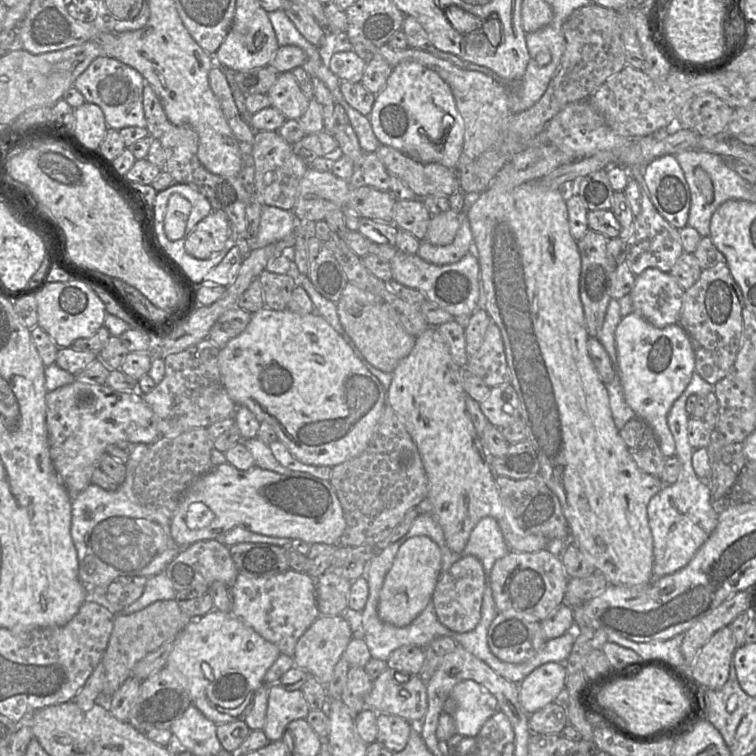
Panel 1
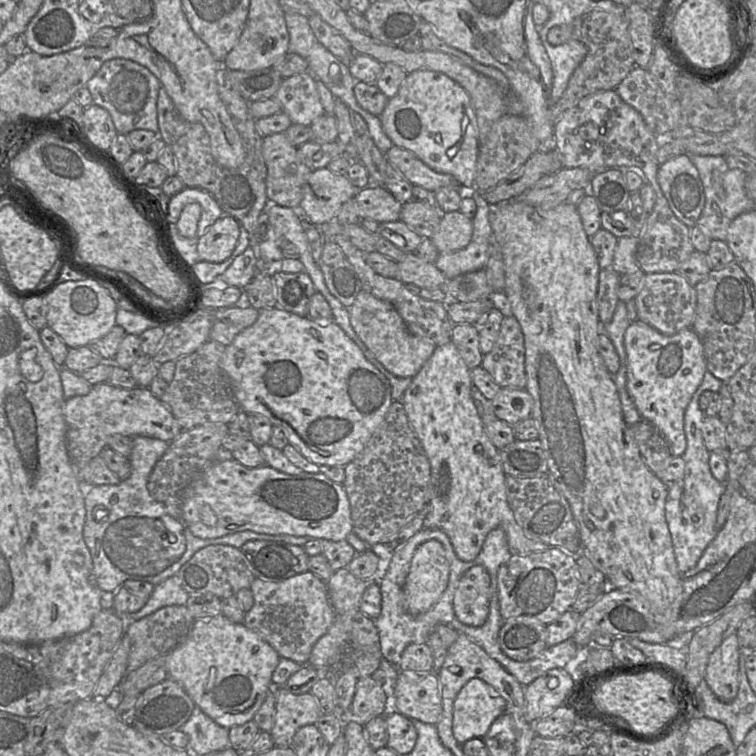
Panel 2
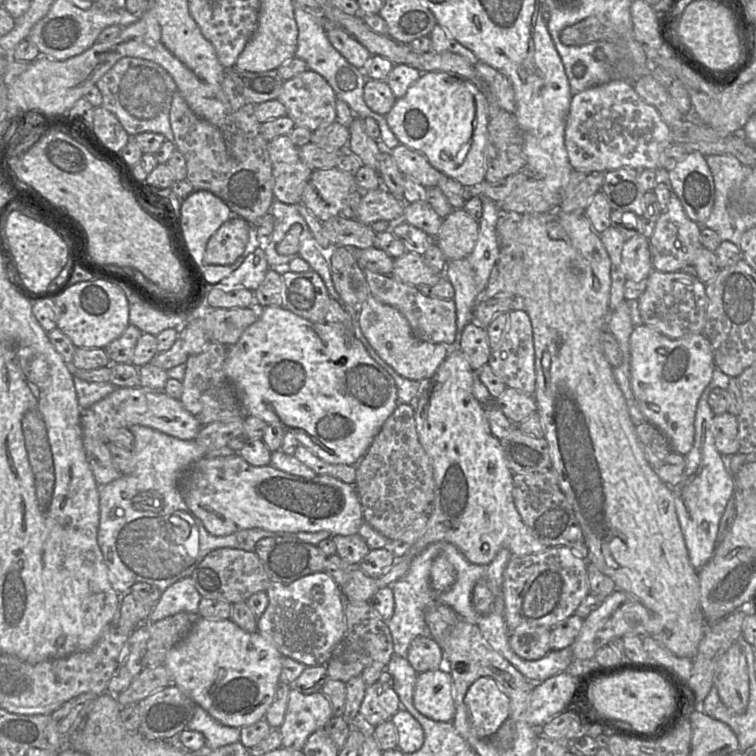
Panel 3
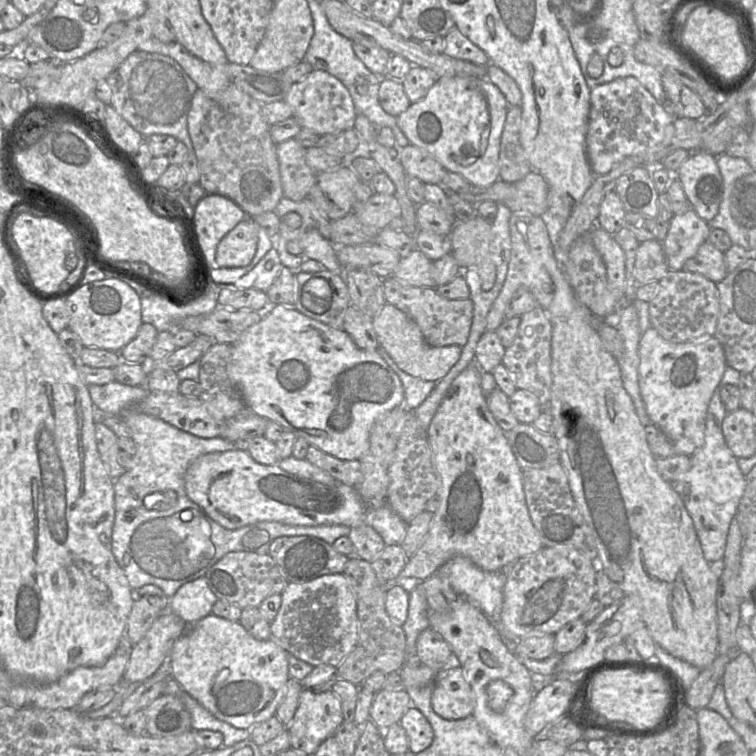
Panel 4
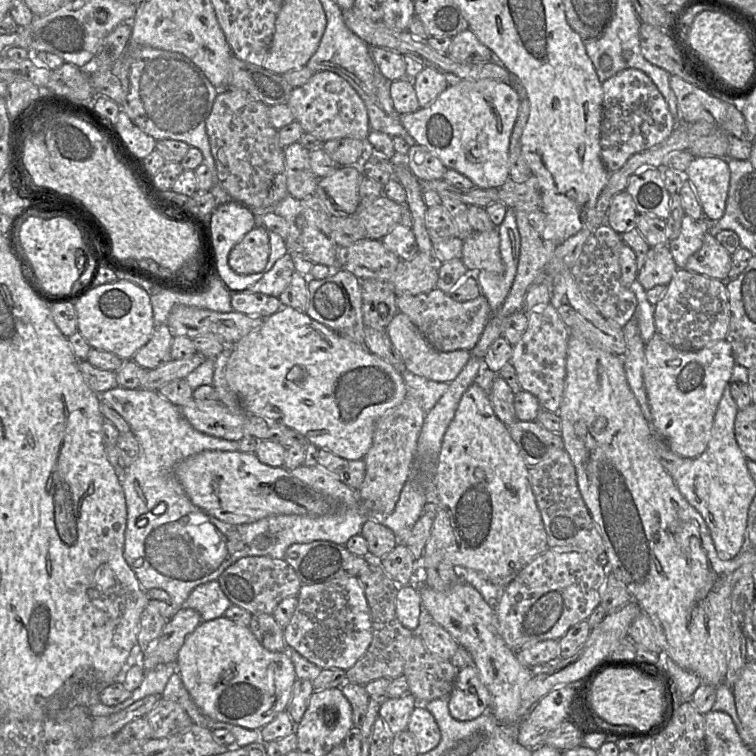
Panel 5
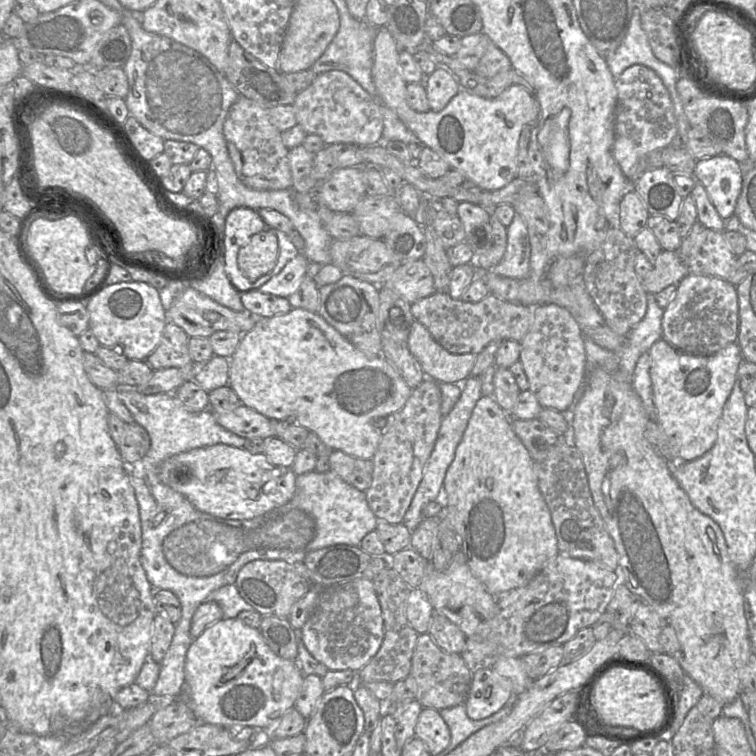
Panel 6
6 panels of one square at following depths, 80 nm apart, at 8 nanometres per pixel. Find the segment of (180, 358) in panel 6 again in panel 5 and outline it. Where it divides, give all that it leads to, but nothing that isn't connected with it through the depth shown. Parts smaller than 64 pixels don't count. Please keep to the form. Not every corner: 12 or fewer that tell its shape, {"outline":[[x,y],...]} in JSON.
{"outline":[[155,325],[132,361],[151,370],[172,360],[173,337]]}

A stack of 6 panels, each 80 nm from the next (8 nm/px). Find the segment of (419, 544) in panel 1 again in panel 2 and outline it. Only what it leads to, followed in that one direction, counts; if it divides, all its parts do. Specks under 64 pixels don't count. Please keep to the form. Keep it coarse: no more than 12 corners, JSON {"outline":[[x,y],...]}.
{"outline":[[443,545],[417,547],[404,584],[405,609],[429,610],[445,592]]}

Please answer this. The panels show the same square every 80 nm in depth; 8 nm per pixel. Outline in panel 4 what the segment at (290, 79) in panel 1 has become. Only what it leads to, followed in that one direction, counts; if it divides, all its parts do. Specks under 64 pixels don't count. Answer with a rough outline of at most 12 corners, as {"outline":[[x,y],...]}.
{"outline":[[313,69],[283,101],[318,136],[354,129],[343,83]]}

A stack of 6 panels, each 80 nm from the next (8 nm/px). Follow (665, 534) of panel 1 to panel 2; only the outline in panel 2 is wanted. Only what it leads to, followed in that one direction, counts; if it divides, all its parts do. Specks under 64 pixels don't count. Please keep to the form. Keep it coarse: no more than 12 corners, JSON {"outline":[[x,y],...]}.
{"outline":[[700,395],[684,414],[684,474],[665,515],[681,574],[716,537],[725,486],[709,467]]}

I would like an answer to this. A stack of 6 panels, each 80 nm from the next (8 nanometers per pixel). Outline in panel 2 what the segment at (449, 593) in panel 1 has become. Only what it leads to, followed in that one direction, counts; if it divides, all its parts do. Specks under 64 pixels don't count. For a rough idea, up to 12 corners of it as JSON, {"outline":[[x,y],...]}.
{"outline":[[472,566],[454,594],[456,618],[481,626],[489,614],[490,577]]}

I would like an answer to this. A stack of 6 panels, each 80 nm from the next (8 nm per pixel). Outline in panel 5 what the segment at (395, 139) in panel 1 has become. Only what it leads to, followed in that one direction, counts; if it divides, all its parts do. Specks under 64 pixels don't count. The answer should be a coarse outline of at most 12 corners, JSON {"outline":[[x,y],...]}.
{"outline":[[450,84],[400,115],[416,144],[479,188],[509,179],[518,92]]}

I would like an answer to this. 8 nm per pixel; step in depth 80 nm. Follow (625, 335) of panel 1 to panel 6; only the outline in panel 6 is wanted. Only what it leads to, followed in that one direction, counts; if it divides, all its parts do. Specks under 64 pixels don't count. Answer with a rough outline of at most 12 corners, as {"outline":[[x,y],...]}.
{"outline":[[661,338],[648,354],[656,421],[673,459],[715,443],[743,360]]}

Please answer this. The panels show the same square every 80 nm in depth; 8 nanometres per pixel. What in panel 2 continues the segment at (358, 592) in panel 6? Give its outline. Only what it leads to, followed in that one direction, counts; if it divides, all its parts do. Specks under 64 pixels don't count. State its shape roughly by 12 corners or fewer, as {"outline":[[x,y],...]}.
{"outline":[[307,571],[255,579],[243,624],[307,665],[337,617]]}

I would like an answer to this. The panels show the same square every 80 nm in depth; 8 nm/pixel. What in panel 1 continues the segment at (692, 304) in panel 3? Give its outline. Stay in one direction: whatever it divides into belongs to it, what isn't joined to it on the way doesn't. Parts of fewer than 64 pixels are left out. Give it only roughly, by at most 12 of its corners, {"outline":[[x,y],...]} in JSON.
{"outline":[[666,272],[636,276],[633,309],[678,324],[685,290]]}

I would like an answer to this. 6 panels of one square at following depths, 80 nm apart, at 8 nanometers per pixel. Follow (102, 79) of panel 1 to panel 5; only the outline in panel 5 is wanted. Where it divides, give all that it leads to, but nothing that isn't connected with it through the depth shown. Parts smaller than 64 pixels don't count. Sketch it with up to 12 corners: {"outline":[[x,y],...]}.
{"outline":[[129,44],[111,66],[145,134],[199,149],[219,93],[176,52]]}

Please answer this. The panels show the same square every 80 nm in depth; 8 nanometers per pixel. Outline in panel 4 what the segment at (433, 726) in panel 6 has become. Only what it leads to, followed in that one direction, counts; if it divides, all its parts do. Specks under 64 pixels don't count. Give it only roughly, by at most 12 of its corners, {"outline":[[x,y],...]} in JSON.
{"outline":[[410,707],[399,725],[407,734],[410,754],[432,744],[433,728]]}

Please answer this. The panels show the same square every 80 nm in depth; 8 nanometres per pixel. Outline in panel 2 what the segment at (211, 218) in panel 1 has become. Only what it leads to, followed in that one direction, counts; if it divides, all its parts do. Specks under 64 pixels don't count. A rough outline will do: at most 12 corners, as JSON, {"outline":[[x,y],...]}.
{"outline":[[223,213],[198,240],[200,260],[227,260],[239,222]]}

